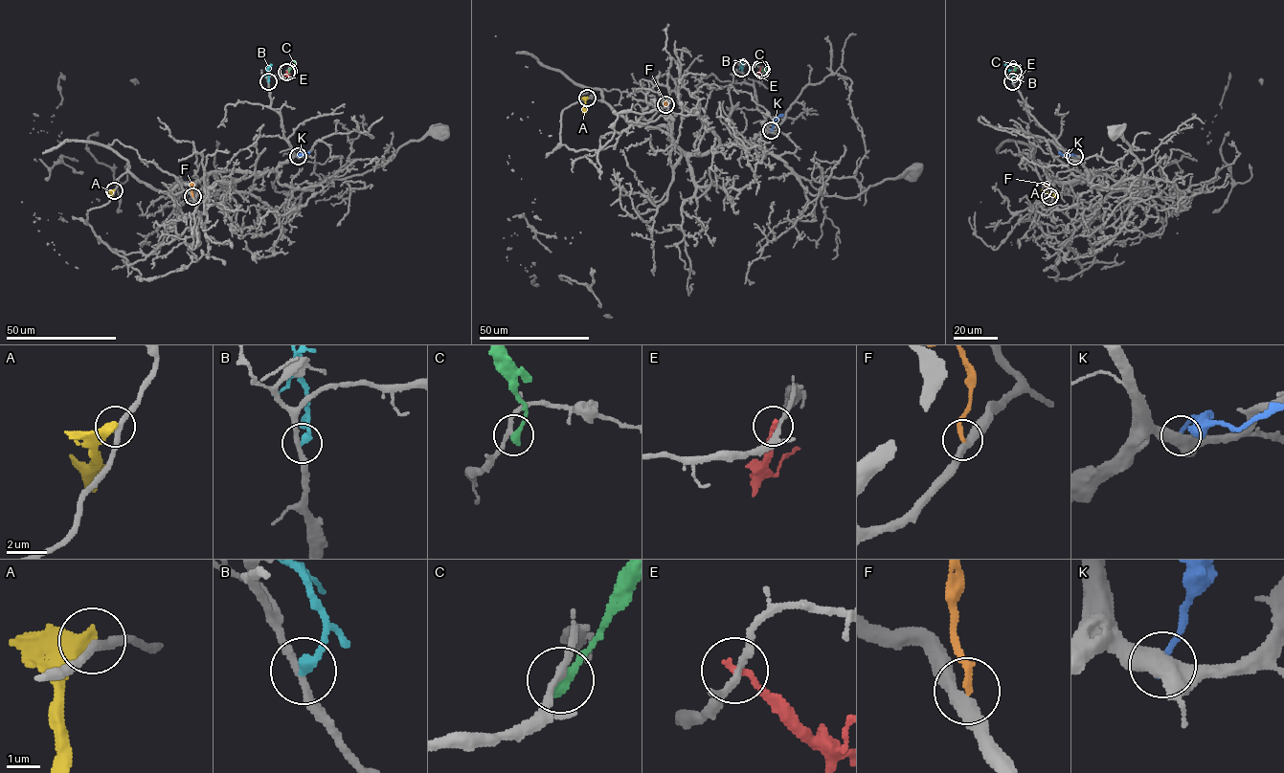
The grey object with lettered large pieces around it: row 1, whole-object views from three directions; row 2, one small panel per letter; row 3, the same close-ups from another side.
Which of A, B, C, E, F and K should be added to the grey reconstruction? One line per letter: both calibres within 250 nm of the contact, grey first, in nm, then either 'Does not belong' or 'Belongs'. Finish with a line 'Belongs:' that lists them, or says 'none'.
A: Thickness 280 nm (grey) against 550 nm. Does not belong
B: Thickness 220 nm (grey) against 320 nm. Does not belong
C: Thickness 190 nm (grey) against 360 nm. Does not belong
E: Thickness 190 nm (grey) against 200 nm. Does not belong
F: Thickness 400 nm (grey) against 200 nm. Does not belong
K: Thickness 440 nm (grey) against 200 nm. Does not belong
Belongs: none

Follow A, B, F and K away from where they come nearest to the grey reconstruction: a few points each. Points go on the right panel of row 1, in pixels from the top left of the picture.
A: (1042, 189), (1058, 197)
B: (1012, 81), (1013, 77), (1005, 64)
F: (1049, 196), (1047, 182)
K: (1074, 156), (1059, 152)

